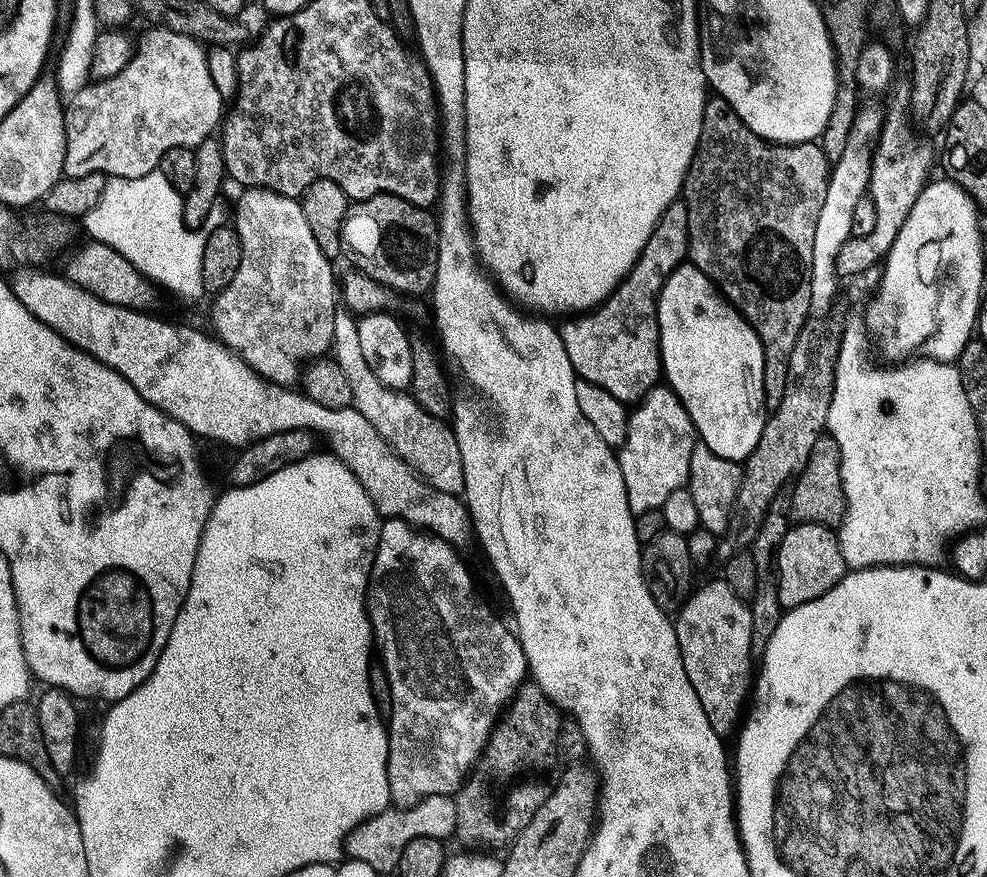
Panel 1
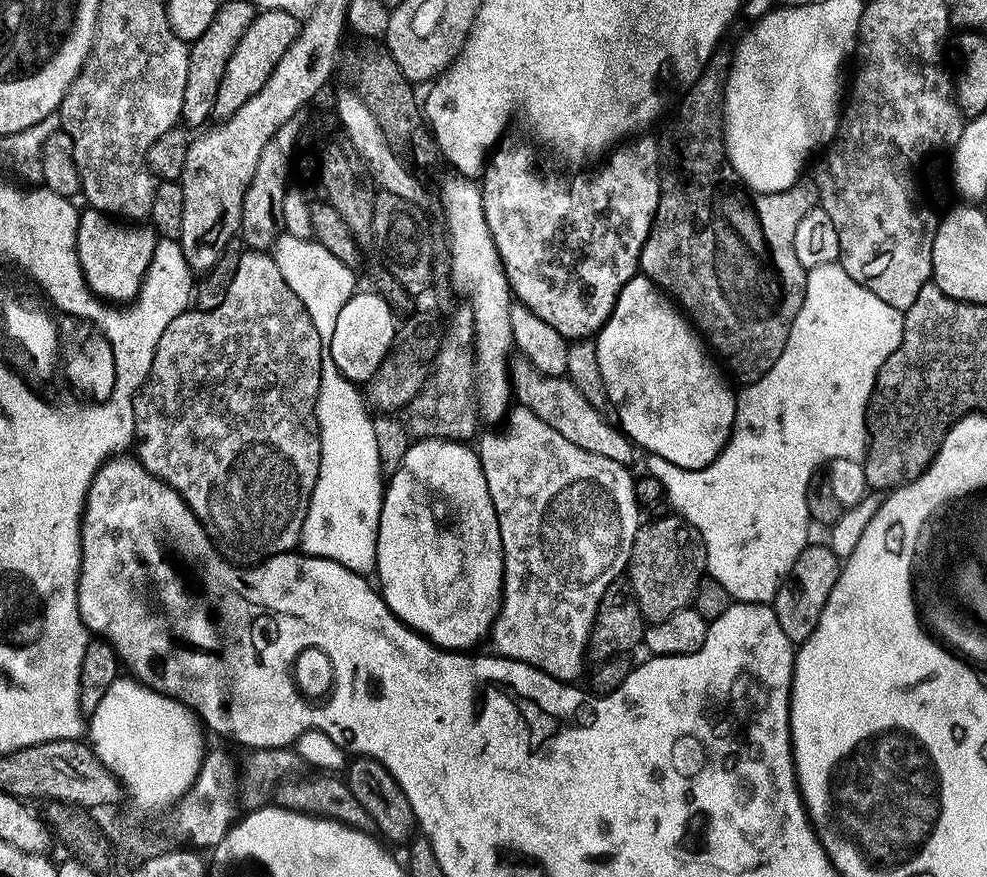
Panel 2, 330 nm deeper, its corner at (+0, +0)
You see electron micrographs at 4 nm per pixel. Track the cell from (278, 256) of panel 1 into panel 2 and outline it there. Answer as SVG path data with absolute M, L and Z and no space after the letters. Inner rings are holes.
M248 250L241 255L230 282L230 290L226 290L226 298L222 298L222 306L209 312L186 310L178 314L178 318L174 318L170 326L162 330L162 338L158 338L152 375L145 380L142 395L136 404L134 455L145 470L166 482L187 502L201 524L210 530L221 553L233 562L244 566L259 564L261 560L269 560L271 556L293 551L300 543L300 531L308 513L308 499L318 482L320 469L320 419L316 405L320 402L320 367L325 359L325 345L318 338L318 330L314 330L314 322L306 306L298 298L298 294L294 294L294 290L286 286L282 270L278 270L274 258L267 251ZM156 404L164 416L156 416Z

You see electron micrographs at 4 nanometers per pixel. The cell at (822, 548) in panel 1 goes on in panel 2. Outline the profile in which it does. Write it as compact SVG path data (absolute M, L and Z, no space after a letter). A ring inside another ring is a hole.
M809 543L806 548L798 554L793 568L789 570L784 584L778 590L776 599L770 607L776 611L778 626L786 633L786 638L794 646L799 646L814 634L818 626L818 618L822 618L822 610L826 610L826 602L830 598L830 590L834 590L834 582L838 582L842 560L835 555L827 543Z

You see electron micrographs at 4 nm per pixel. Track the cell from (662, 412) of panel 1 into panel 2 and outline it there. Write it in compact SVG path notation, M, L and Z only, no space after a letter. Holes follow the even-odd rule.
M516 406L507 413L506 425L508 429L505 432L488 432L485 431L483 435L479 437L480 448L478 447L478 455L480 458L480 465L482 466L482 474L486 474L486 490L490 490L490 502L494 506L494 514L498 514L498 534L502 534L502 554L504 555L504 596L500 599L500 613L496 615L496 620L492 624L492 631L490 633L490 641L499 655L505 656L508 660L517 660L518 662L526 662L530 666L534 666L538 670L542 670L546 674L550 674L555 680L563 680L565 682L579 681L580 671L584 668L584 656L586 660L586 653L588 652L588 640L592 637L592 623L596 617L596 611L598 610L598 602L602 598L602 594L606 594L606 586L610 586L610 582L621 579L625 575L628 559L632 553L632 547L634 546L634 538L636 537L636 531L642 523L642 509L636 502L636 495L634 494L634 476L633 473L628 473L629 469L625 465L618 462L611 461L610 458L602 457L600 454L590 453L588 450L583 449L582 446L575 445L574 442L570 442L569 438L566 438L556 428L553 428L546 421L540 419L531 411L531 409Z

